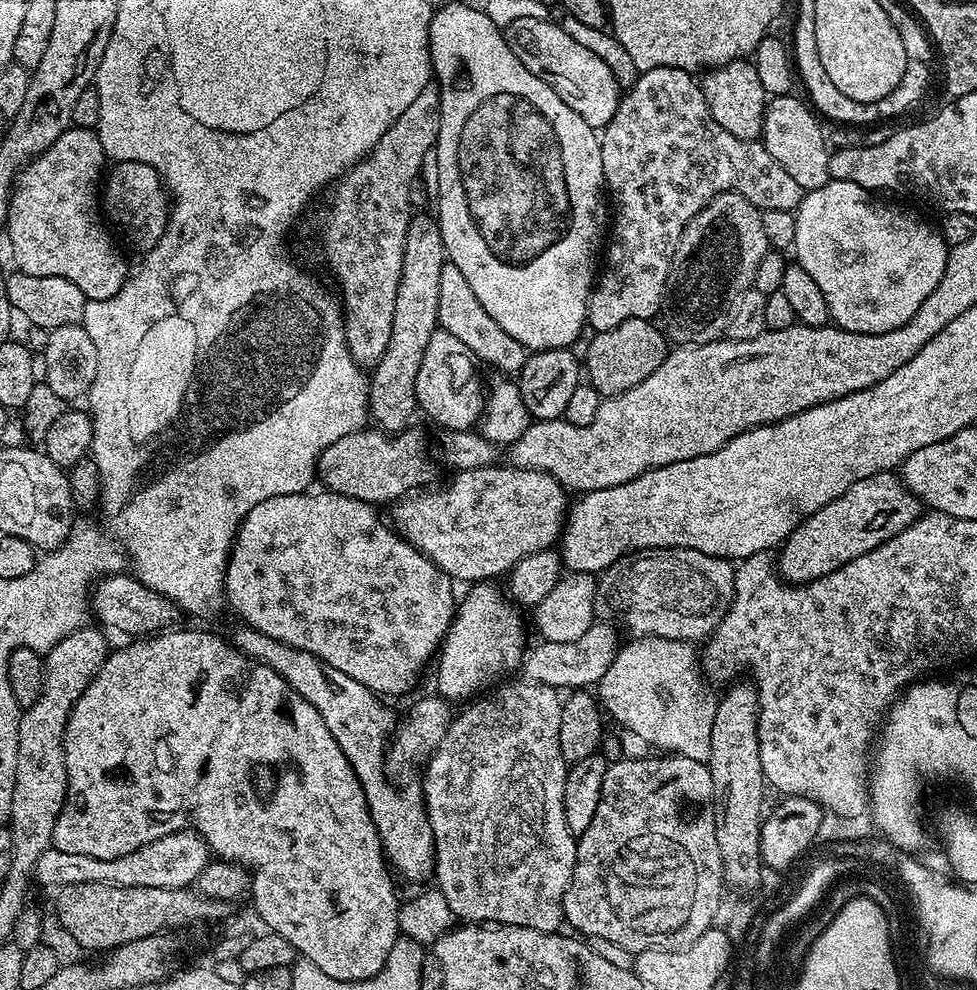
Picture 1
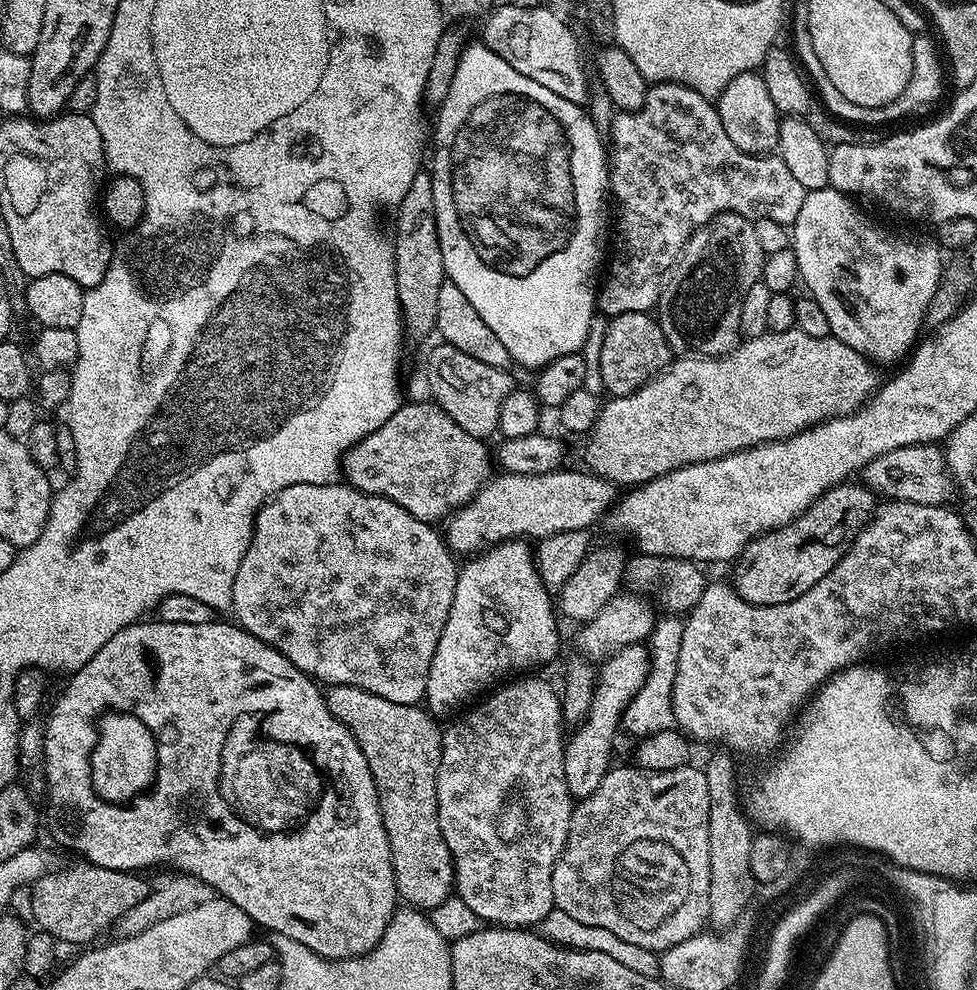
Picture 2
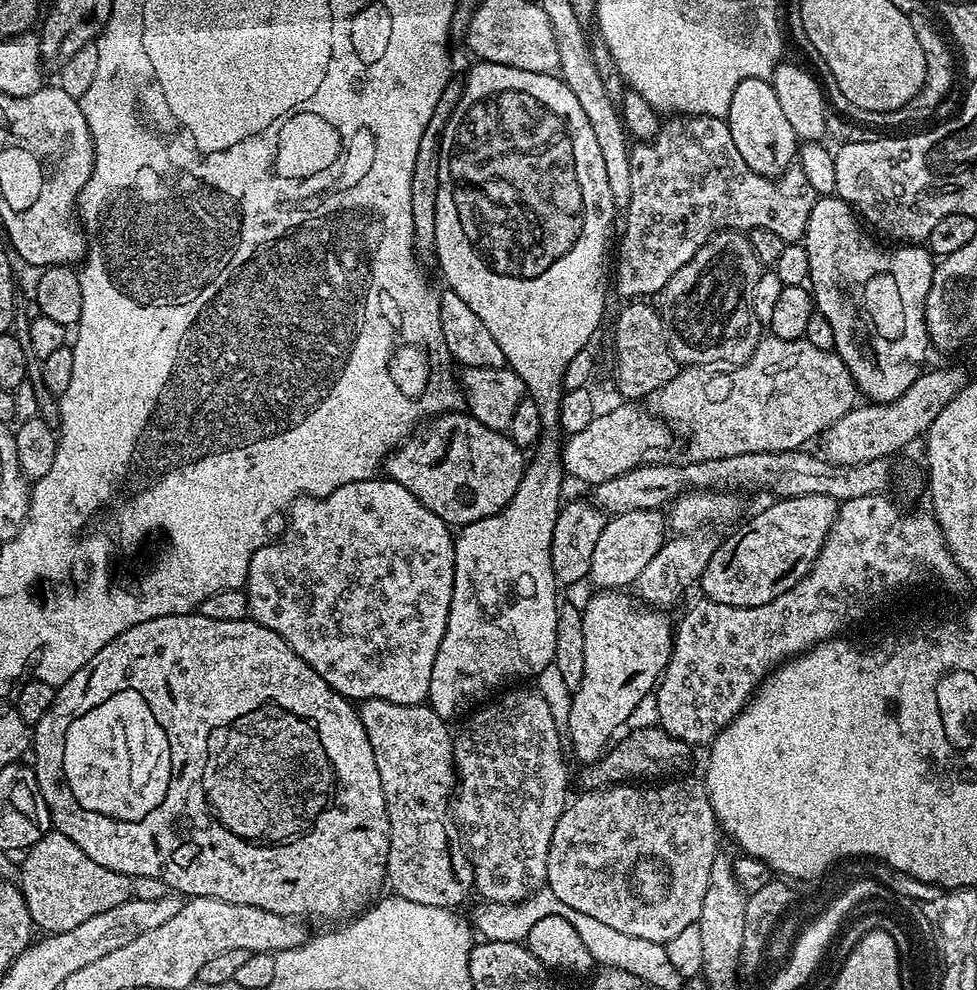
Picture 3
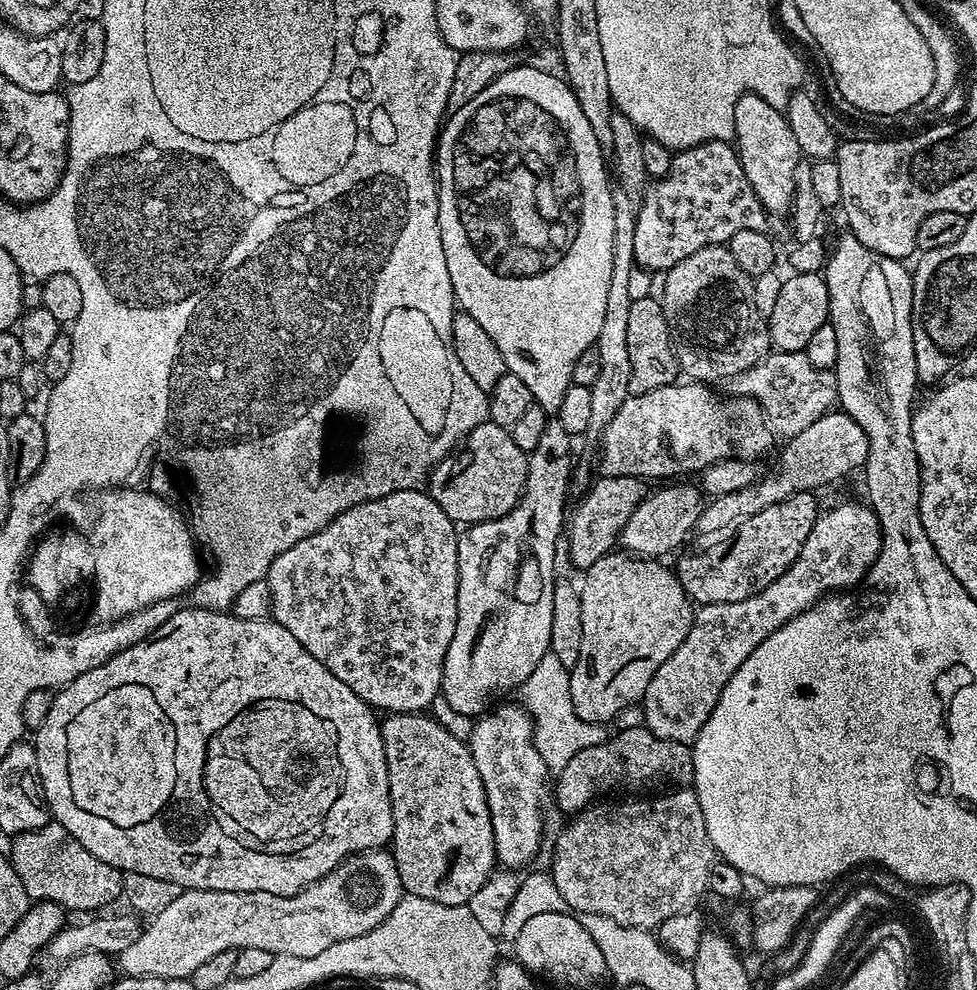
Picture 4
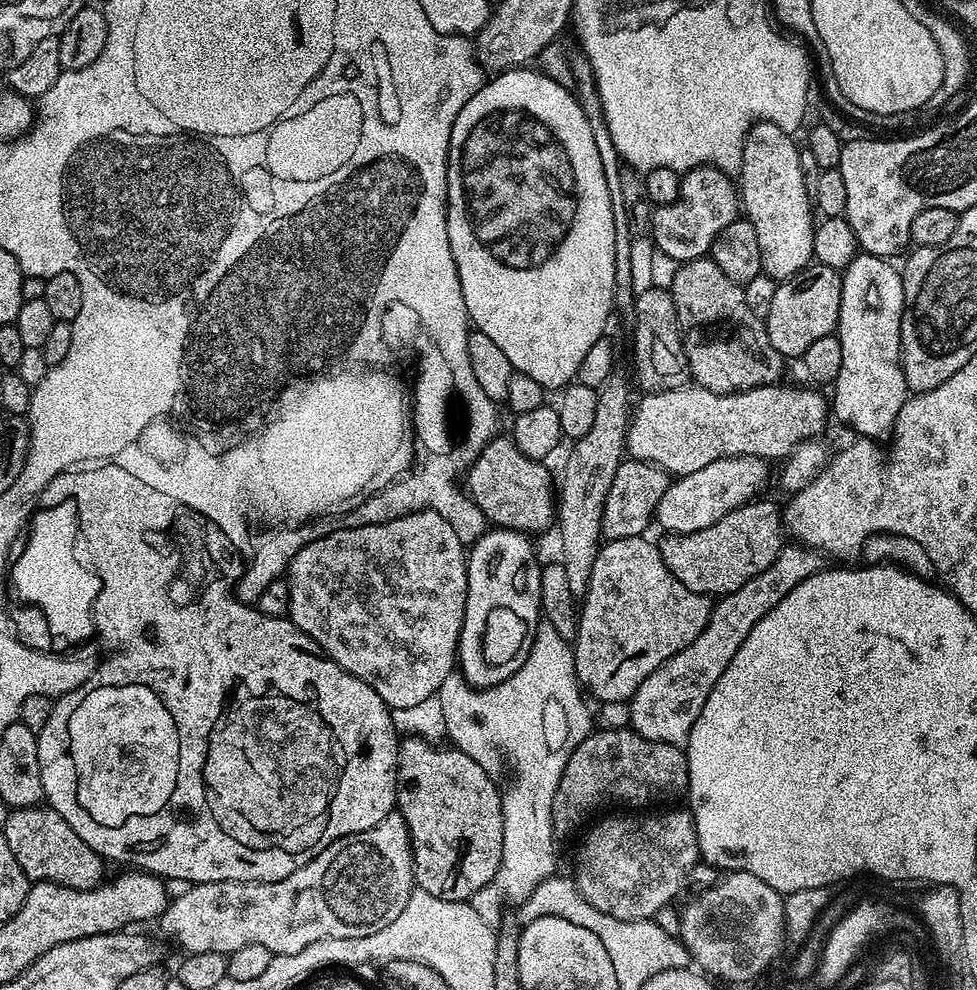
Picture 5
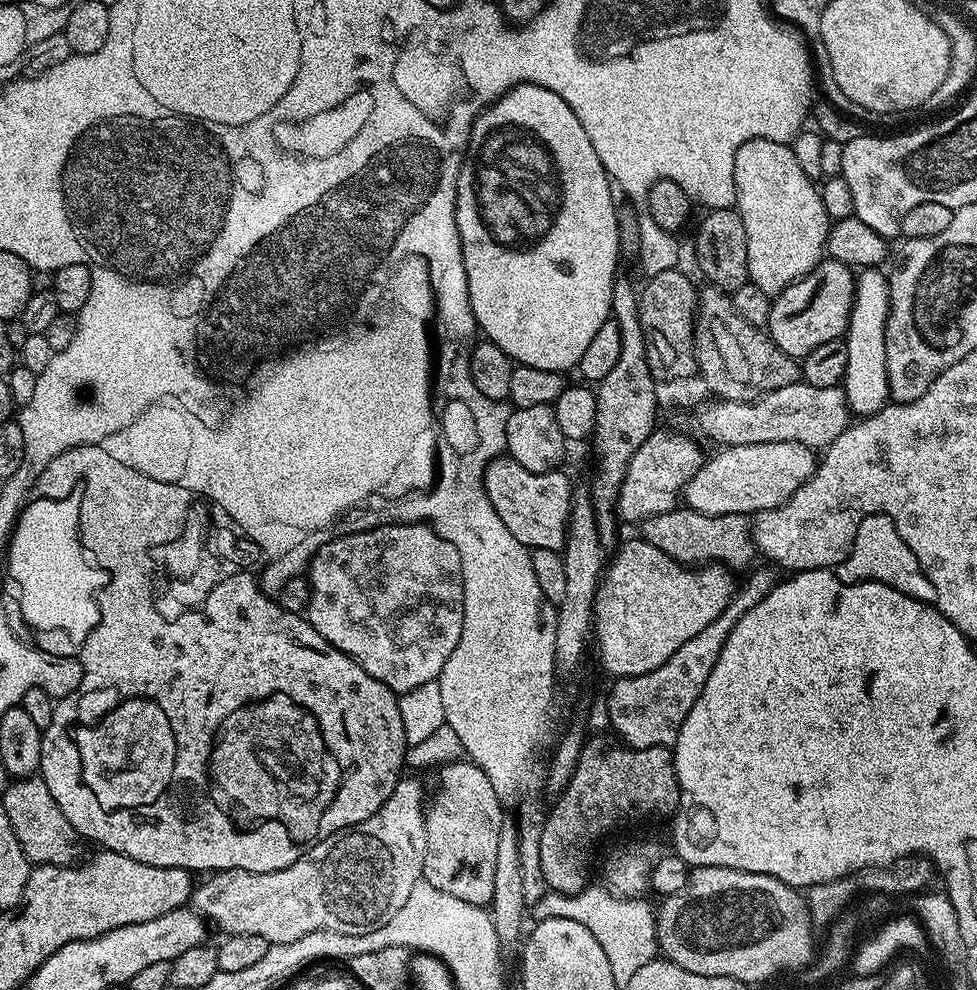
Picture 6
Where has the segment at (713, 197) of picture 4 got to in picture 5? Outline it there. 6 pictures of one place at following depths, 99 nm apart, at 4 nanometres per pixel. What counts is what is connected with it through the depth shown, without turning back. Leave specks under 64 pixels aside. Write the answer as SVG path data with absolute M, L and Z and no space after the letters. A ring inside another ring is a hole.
M704 164L701 168L692 168L680 177L678 198L669 204L661 204L652 213L650 239L656 243L655 251L664 256L674 258L678 262L699 260L707 257L712 251L712 243L716 236L730 226L742 212L742 196L738 191L738 184L729 173L721 168L713 168L711 164Z

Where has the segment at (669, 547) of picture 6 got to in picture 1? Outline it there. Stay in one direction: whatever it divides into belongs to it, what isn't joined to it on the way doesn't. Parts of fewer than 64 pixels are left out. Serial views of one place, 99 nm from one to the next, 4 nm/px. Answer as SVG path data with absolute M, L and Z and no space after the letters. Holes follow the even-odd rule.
M895 471L870 474L862 482L854 482L838 498L807 518L784 539L778 549L778 572L785 581L799 586L817 580L842 566L862 558L870 550L897 536L922 515L920 499Z

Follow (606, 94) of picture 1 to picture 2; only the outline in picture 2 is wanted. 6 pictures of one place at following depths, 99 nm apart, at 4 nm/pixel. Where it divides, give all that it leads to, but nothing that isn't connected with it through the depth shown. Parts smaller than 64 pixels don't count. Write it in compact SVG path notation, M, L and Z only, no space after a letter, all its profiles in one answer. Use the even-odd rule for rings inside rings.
M504 4L493 7L487 13L482 43L498 58L510 62L518 74L534 78L546 90L554 90L558 98L583 105L589 99L590 85L584 81L584 64L580 61L580 46L568 24L556 12L548 8L523 8L520 4Z

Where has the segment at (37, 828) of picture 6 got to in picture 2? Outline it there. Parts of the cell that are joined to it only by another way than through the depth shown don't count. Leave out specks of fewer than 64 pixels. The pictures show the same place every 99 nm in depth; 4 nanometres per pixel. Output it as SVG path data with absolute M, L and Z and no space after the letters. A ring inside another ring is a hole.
M79 863L69 868L50 870L31 885L32 916L36 919L35 927L49 932L57 942L65 940L68 944L88 946L103 928L111 929L126 910L142 902L149 894L150 885L143 880L143 875L134 872L119 872L97 864Z

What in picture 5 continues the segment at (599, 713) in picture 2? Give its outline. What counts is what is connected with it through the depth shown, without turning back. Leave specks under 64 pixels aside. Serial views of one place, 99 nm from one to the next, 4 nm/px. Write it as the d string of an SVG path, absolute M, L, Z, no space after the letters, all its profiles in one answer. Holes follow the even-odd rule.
M631 536L621 540L601 543L594 568L589 576L589 586L579 605L580 628L576 632L576 678L581 689L600 704L624 702L678 650L690 646L712 617L713 601L707 596L690 591L662 562L659 547L644 536Z

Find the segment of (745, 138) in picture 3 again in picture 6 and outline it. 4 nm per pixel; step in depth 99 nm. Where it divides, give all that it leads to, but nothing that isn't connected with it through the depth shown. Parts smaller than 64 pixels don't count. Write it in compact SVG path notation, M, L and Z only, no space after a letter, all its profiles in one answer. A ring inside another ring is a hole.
M751 140L740 147L738 154L734 154L734 186L736 187L734 207L742 218L742 226L746 226L746 262L748 263L749 281L754 286L758 286L758 290L762 290L769 298L775 298L780 295L783 288L788 288L795 280L802 279L807 272L814 270L816 264L825 259L830 227L826 206L822 206L819 187L806 174L804 165L798 162L795 151L788 144L779 144L773 140Z

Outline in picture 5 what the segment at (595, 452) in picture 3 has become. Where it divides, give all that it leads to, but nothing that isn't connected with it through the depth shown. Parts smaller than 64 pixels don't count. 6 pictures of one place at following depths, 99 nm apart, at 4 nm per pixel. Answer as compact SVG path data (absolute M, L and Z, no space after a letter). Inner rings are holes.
M767 384L745 392L718 394L699 386L685 386L641 395L631 409L627 455L658 464L676 478L694 474L694 470L702 470L718 458L757 456L779 461L796 445L817 439L830 421L830 404L820 393L823 391L812 386L780 387Z

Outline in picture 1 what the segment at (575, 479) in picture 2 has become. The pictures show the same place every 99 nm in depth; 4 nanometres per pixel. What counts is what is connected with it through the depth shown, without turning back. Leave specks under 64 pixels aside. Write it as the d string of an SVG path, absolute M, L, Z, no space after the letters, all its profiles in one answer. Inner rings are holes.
M500 467L456 472L445 488L428 486L391 505L390 520L396 531L410 541L422 555L433 560L453 581L493 581L496 578L494 576L503 577L511 572L513 566L522 558L526 558L526 554L552 548L563 533L570 507L569 493L564 485L559 484L550 474L533 468Z

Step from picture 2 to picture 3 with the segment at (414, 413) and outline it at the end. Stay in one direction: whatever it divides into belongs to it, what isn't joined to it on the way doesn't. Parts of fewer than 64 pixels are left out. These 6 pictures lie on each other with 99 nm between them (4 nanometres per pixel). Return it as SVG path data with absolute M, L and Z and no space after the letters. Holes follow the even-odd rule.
M464 410L443 413L429 419L427 424L428 428L421 427L388 453L382 465L383 471L388 471L385 472L387 479L406 486L406 490L410 490L410 494L414 494L414 498L426 506L426 510L438 514L438 518L450 526L478 522L479 519L490 518L502 511L514 498L523 478L526 456L521 448L507 434L482 426L482 422Z

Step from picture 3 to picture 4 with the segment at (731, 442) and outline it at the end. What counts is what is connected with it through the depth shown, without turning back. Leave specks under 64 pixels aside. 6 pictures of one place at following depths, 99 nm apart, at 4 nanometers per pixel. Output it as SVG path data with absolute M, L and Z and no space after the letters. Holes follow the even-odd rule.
M769 351L763 360L750 370L735 377L735 395L756 400L777 437L791 438L802 434L806 426L818 422L838 404L838 376L835 371L814 366L803 352Z

